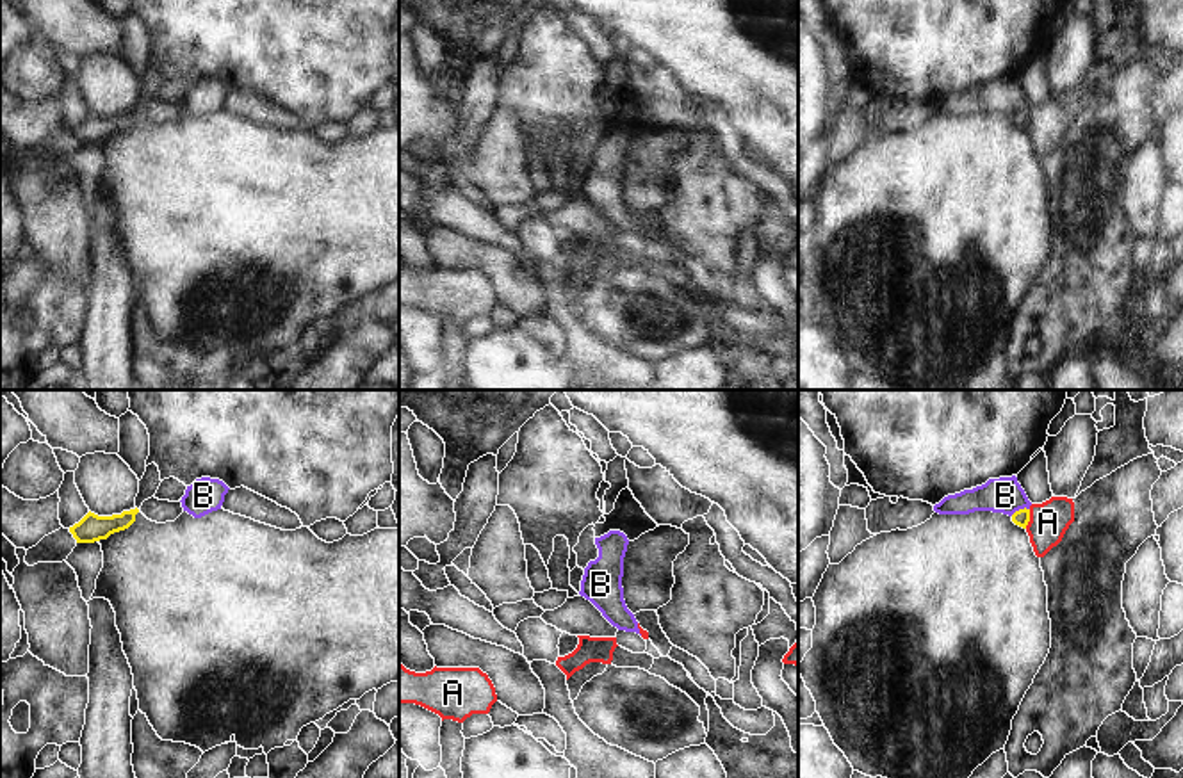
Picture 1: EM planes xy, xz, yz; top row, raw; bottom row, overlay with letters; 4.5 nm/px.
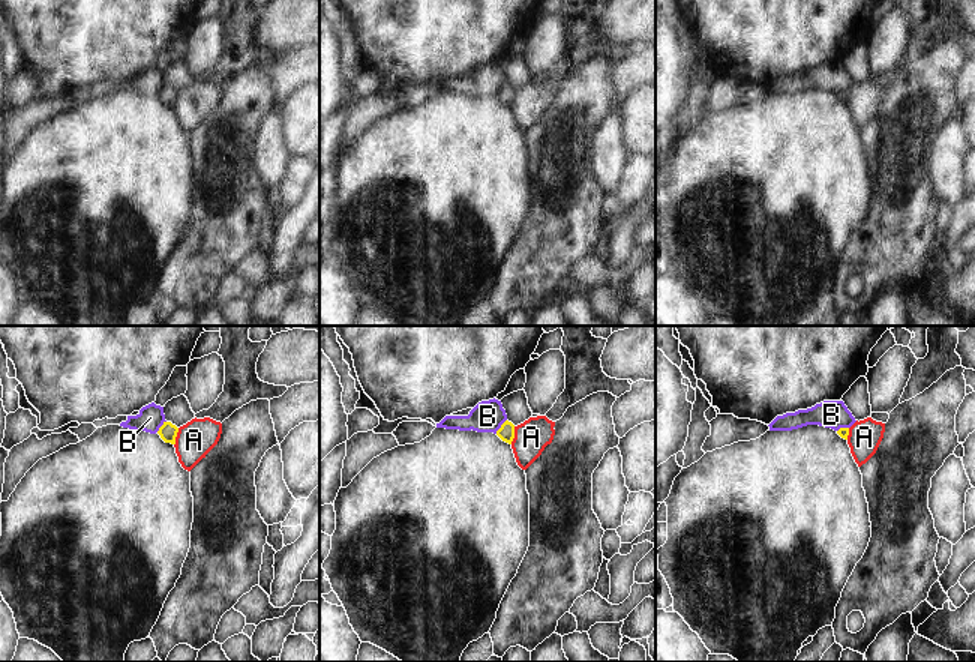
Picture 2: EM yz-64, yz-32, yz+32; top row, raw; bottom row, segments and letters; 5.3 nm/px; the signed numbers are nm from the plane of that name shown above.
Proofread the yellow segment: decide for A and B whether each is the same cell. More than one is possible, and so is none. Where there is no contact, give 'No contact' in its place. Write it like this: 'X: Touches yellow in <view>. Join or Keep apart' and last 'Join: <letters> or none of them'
A: Touches yellow in yz. Keep apart
B: Touches yellow in yz. Keep apart
Join: none of them

